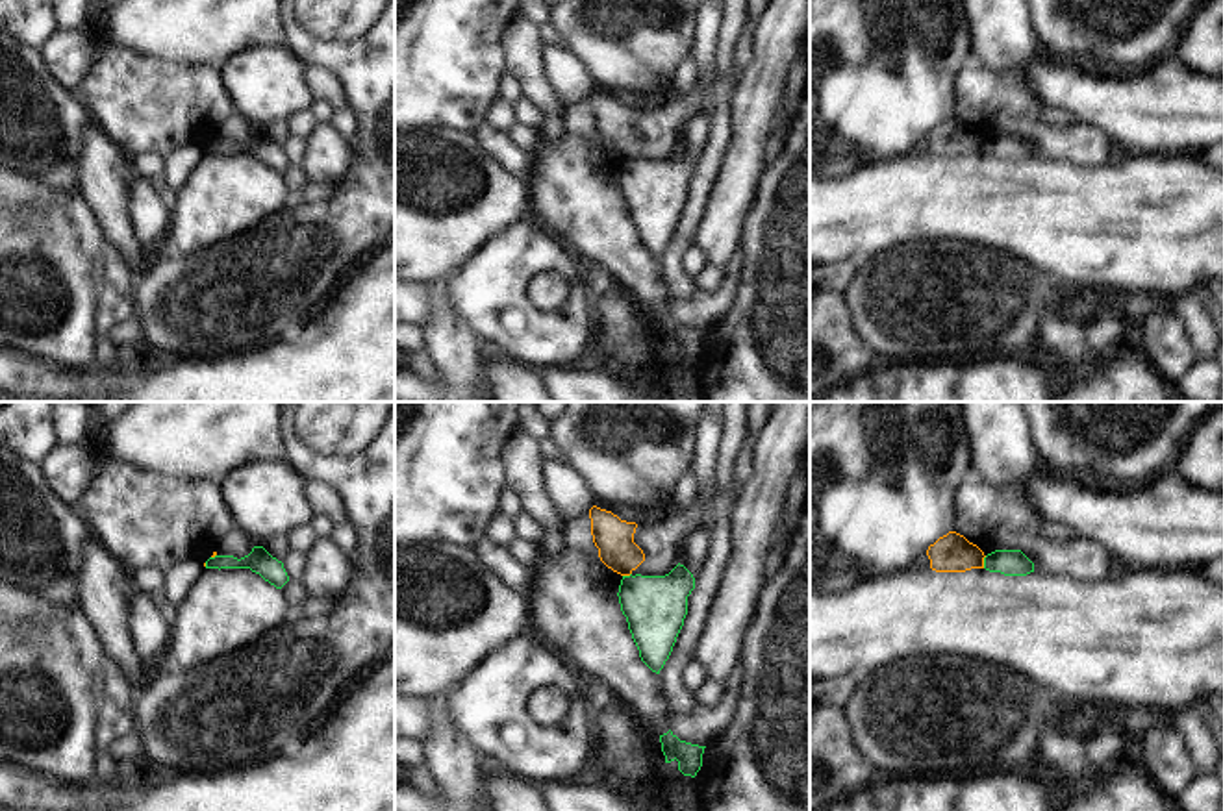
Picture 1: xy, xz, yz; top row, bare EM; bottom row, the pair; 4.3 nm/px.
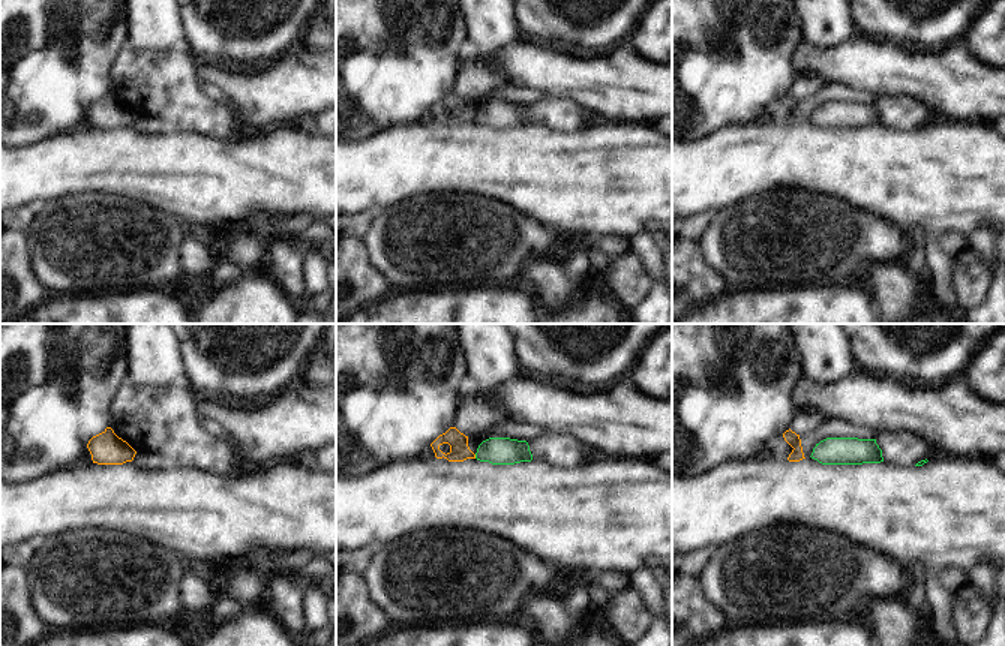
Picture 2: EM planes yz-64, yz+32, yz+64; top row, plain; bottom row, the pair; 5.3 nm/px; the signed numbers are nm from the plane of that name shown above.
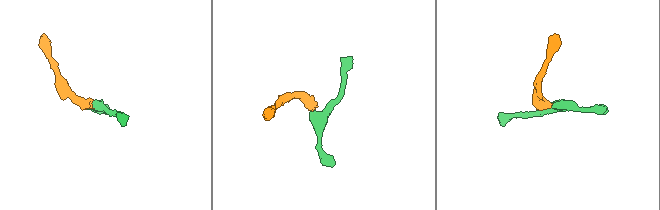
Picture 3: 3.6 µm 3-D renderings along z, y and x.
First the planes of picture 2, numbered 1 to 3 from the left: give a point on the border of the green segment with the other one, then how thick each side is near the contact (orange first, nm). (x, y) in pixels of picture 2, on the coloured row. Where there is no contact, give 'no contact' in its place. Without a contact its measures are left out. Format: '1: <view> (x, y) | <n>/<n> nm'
1: no contact
2: yz+32 (474, 456) | 110/140 nm
3: no contact

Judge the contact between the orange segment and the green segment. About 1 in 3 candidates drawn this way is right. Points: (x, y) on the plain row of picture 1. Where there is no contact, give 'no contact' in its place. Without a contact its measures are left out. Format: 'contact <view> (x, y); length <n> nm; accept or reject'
contact yz (983, 147); length 60 nm; reject

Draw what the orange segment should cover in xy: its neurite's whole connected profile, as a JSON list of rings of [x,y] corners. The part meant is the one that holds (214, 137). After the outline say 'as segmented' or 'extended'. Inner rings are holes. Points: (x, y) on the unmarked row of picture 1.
[[[233,113],[228,120],[224,120],[217,135],[213,137],[211,143],[215,141],[233,141],[237,144],[248,141],[252,137],[254,130],[250,124],[246,124],[237,113]]] | extended

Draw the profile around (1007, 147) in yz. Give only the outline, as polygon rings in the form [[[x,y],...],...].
[[[995,135],[984,143],[984,154],[1004,161],[1027,161],[1034,148],[1021,135]]]

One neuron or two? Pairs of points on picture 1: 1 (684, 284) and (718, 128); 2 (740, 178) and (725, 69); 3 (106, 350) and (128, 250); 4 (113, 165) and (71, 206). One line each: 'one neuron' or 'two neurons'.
1: one neuron
2: two neurons
3: two neurons
4: two neurons

